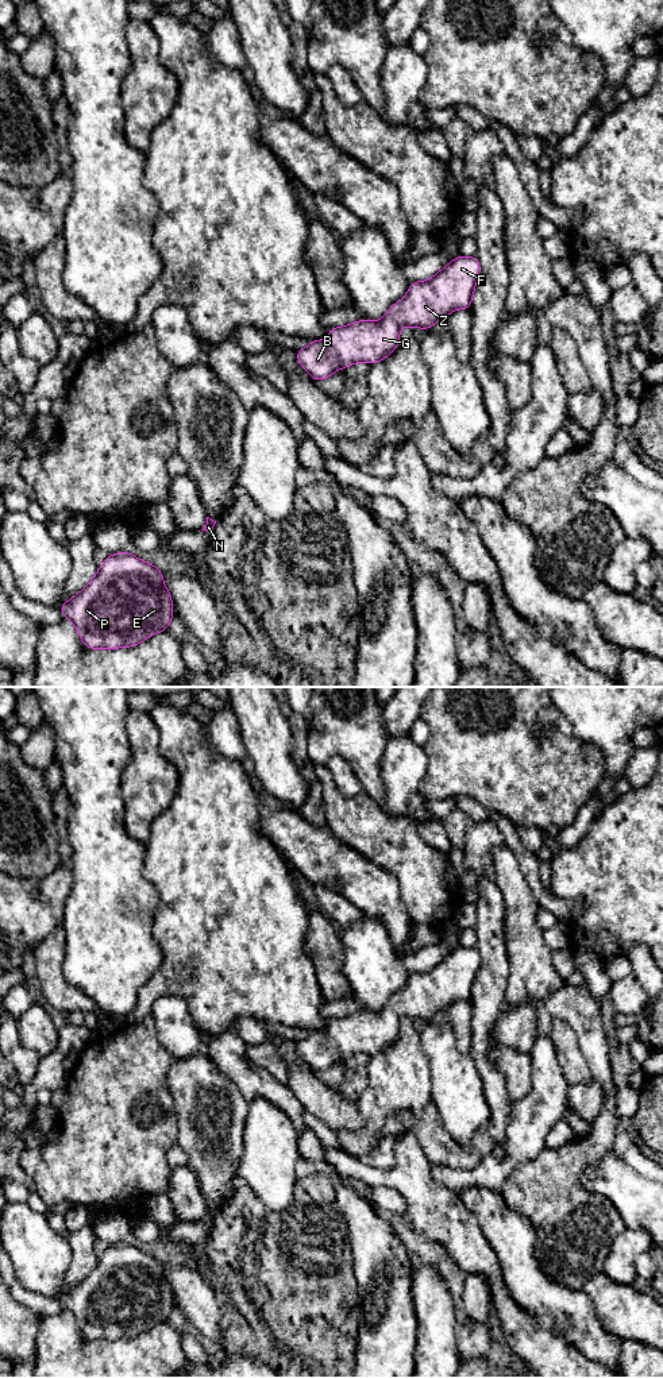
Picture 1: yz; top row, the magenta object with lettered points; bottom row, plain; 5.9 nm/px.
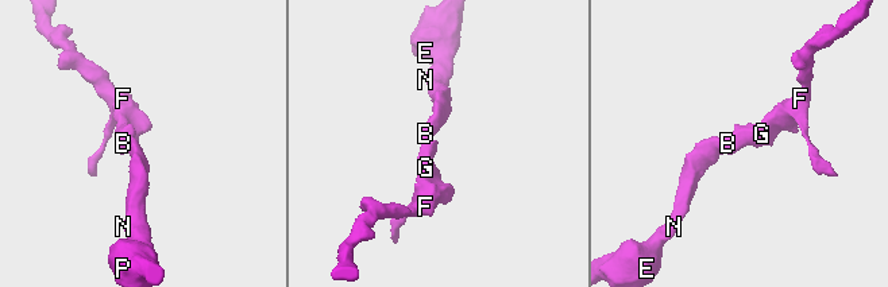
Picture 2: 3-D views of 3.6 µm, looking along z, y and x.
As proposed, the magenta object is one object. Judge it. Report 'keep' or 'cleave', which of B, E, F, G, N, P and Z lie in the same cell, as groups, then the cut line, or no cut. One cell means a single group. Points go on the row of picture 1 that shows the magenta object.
keep; groups B E F G N P Z; cut none

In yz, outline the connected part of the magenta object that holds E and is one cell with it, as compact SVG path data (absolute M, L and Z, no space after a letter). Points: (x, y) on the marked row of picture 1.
M127 551L108 555L93 579L59 611L69 618L88 649L132 648L155 633L166 632L173 617L173 599L163 574L150 561Z

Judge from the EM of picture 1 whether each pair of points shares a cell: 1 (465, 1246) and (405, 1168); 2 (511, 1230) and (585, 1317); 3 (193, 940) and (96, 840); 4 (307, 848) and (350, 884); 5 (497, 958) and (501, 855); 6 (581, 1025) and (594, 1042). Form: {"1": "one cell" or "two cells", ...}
{"1": "one cell", "2": "one cell", "3": "two cells", "4": "one cell", "5": "two cells", "6": "one cell"}

